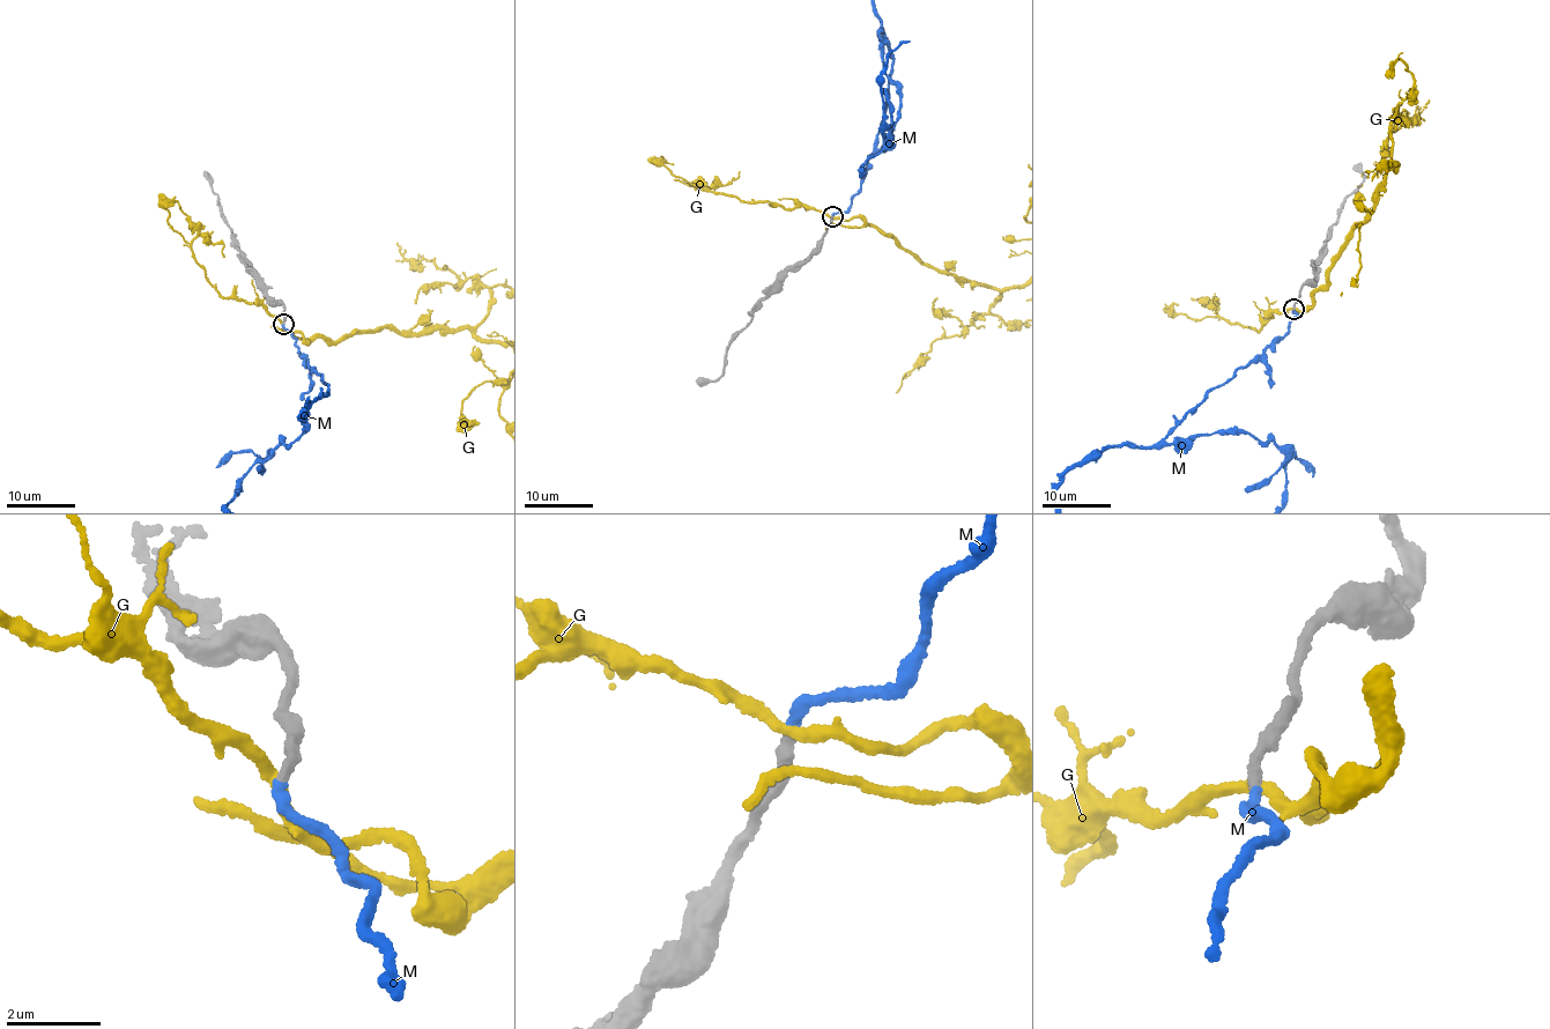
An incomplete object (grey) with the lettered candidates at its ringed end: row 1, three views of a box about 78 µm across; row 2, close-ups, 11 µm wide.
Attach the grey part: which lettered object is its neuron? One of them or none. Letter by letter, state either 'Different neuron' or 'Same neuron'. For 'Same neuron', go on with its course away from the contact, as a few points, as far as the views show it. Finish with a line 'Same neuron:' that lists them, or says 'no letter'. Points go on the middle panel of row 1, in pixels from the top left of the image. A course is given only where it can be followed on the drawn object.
G: Different neuron
M: Same neuron
Same neuron: M

